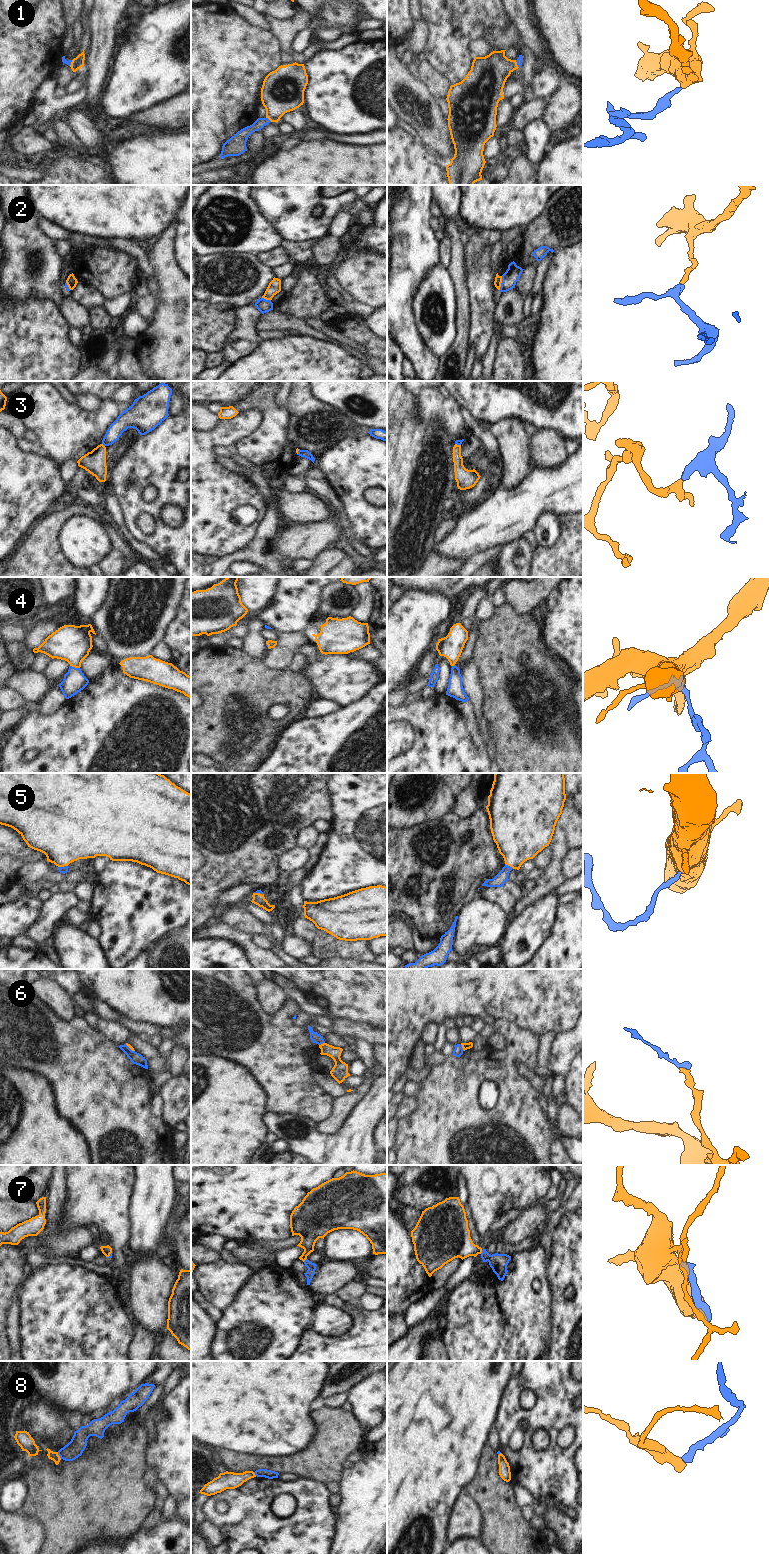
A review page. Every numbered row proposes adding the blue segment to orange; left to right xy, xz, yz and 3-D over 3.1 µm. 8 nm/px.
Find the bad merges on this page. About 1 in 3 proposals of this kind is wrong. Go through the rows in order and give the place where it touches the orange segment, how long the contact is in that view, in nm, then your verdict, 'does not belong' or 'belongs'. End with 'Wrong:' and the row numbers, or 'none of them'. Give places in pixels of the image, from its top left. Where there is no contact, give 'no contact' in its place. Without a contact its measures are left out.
1: contact xz (269, 119); length 60 nm; belongs
2: contact yz (501, 282); length 110 nm; does not belong
3: contact xy (103, 445); length 40 nm; does not belong
4: contact xy (75, 667); length 80 nm; belongs
5: contact xy (62, 866); length 80 nm; belongs
6: contact yz (462, 1047); length 70 nm; does not belong
7: contact yz (481, 1252); length 40 nm; belongs
8: contact xy (58, 1455); length 70 nm; does not belong
Wrong: 2, 3, 6, 8

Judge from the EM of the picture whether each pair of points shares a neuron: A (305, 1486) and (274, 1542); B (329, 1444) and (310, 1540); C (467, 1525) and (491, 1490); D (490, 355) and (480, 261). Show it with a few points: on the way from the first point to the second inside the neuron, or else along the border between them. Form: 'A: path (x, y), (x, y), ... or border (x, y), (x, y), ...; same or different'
A: path (305, 1500), (305, 1511), (288, 1528); same
B: border (300, 1477), (325, 1483); different
C: border (464, 1489), (480, 1510), (483, 1521), (482, 1531); different
D: border (495, 332), (482, 358); different

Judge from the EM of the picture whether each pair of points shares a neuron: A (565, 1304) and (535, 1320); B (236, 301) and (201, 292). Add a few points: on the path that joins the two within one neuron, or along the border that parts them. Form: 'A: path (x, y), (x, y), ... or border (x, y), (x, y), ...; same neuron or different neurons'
A: border (550, 1288), (550, 1336); different neurons
B: path (227, 296), (210, 293); same neuron

